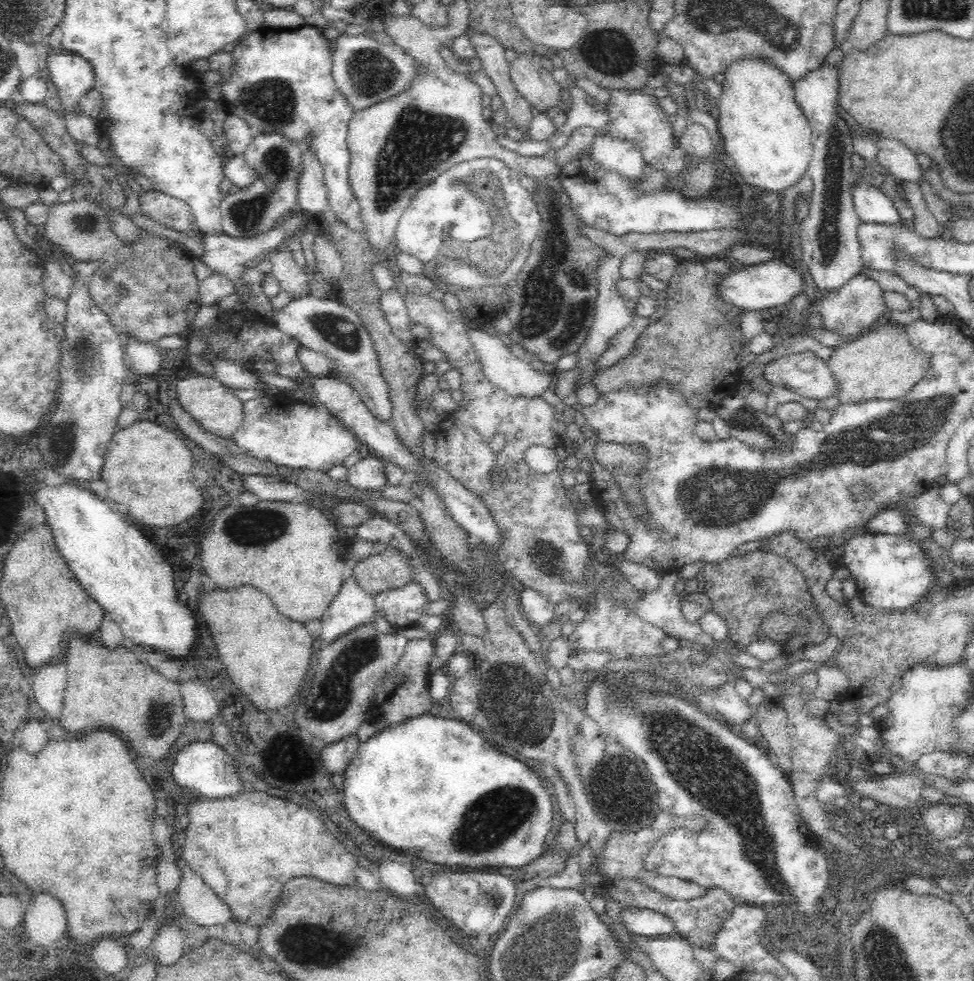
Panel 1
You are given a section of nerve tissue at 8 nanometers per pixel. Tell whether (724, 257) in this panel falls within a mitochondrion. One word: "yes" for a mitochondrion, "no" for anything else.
no

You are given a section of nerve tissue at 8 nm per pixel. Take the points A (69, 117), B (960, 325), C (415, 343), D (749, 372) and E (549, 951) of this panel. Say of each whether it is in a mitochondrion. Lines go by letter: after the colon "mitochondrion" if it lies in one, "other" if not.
A: other
B: other
C: other
D: other
E: mitochondrion

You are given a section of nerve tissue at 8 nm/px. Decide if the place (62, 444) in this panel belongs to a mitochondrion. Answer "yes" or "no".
yes

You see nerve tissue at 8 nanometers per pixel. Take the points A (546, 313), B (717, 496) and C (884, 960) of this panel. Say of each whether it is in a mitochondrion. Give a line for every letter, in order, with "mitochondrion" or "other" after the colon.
A: mitochondrion
B: mitochondrion
C: mitochondrion

